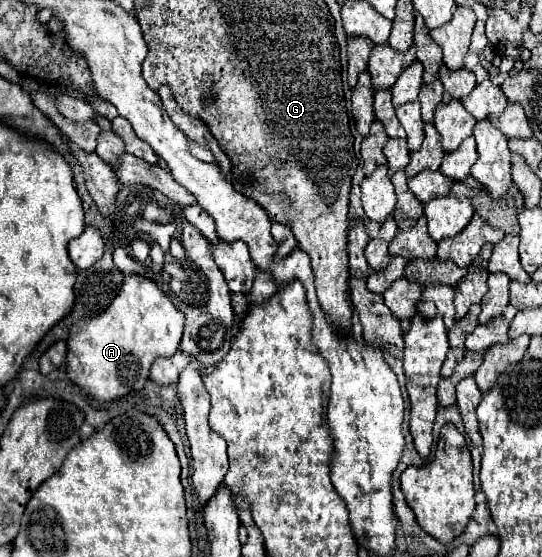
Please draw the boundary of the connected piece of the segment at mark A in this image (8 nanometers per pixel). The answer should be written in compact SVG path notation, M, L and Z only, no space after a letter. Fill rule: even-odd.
M140 275L126 277L116 299L104 313L72 325L66 375L96 401L112 401L130 391L140 391L154 359L170 357L178 351L182 331L184 315L176 311L168 295L164 295L154 281Z

